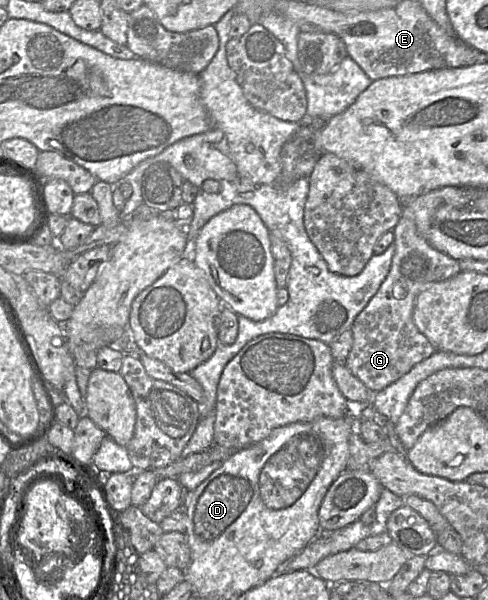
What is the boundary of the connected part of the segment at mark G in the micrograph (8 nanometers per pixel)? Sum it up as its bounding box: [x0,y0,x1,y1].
[344,211,461,392]

